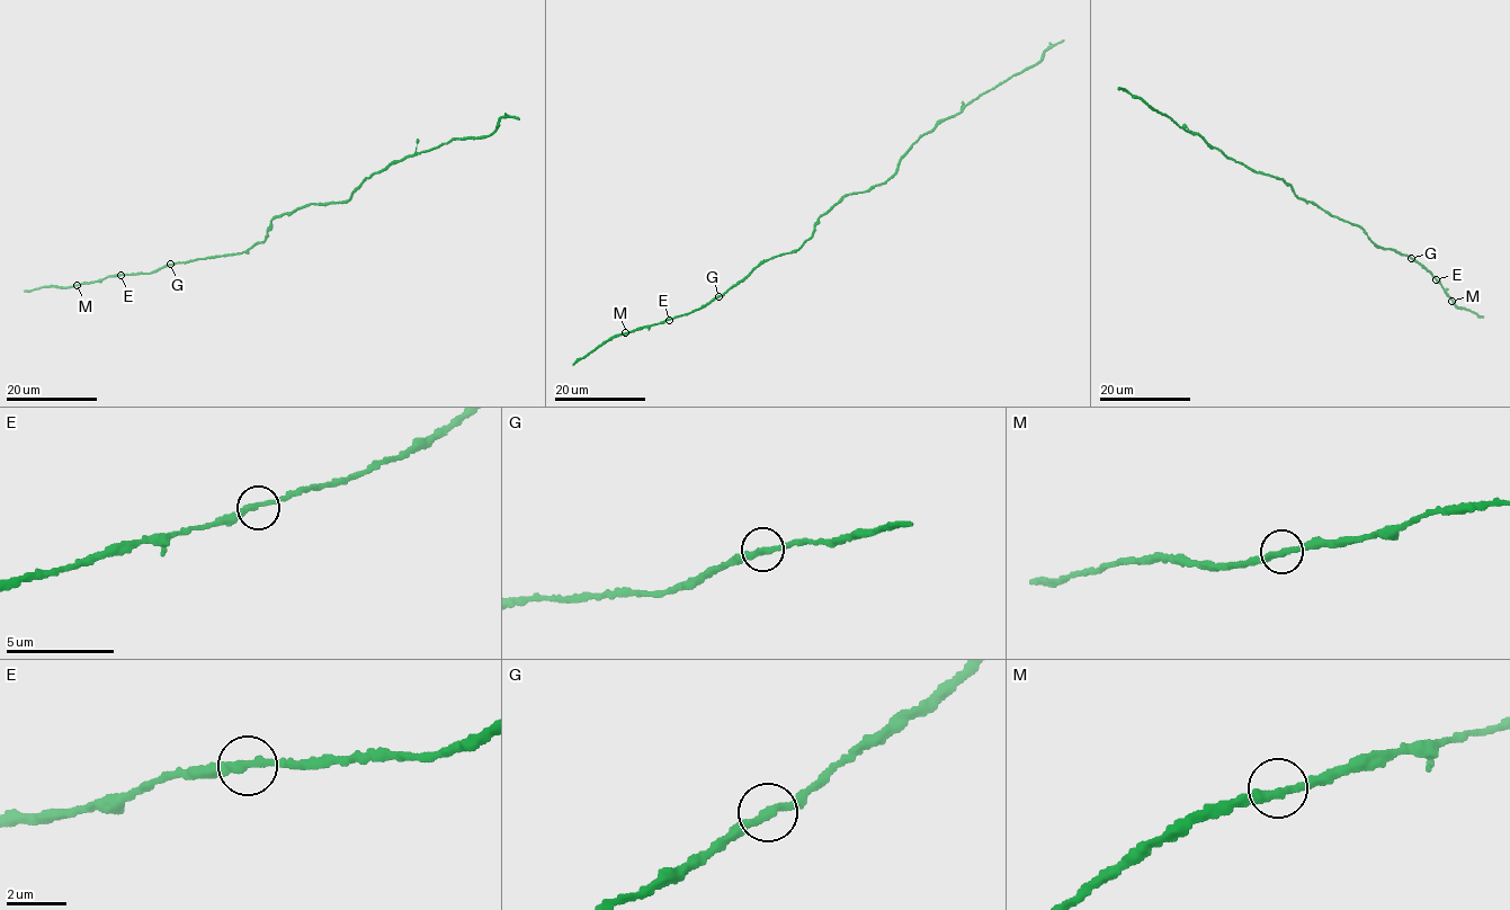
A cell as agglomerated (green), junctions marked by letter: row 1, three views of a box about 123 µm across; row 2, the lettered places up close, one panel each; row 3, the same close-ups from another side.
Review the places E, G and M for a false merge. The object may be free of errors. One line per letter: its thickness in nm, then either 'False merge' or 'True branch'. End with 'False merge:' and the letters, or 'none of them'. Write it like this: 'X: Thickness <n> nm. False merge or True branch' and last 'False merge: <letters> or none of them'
E: Thickness 280 nm. True branch
G: Thickness 280 nm. True branch
M: Thickness 300 nm. True branch
False merge: none of them

